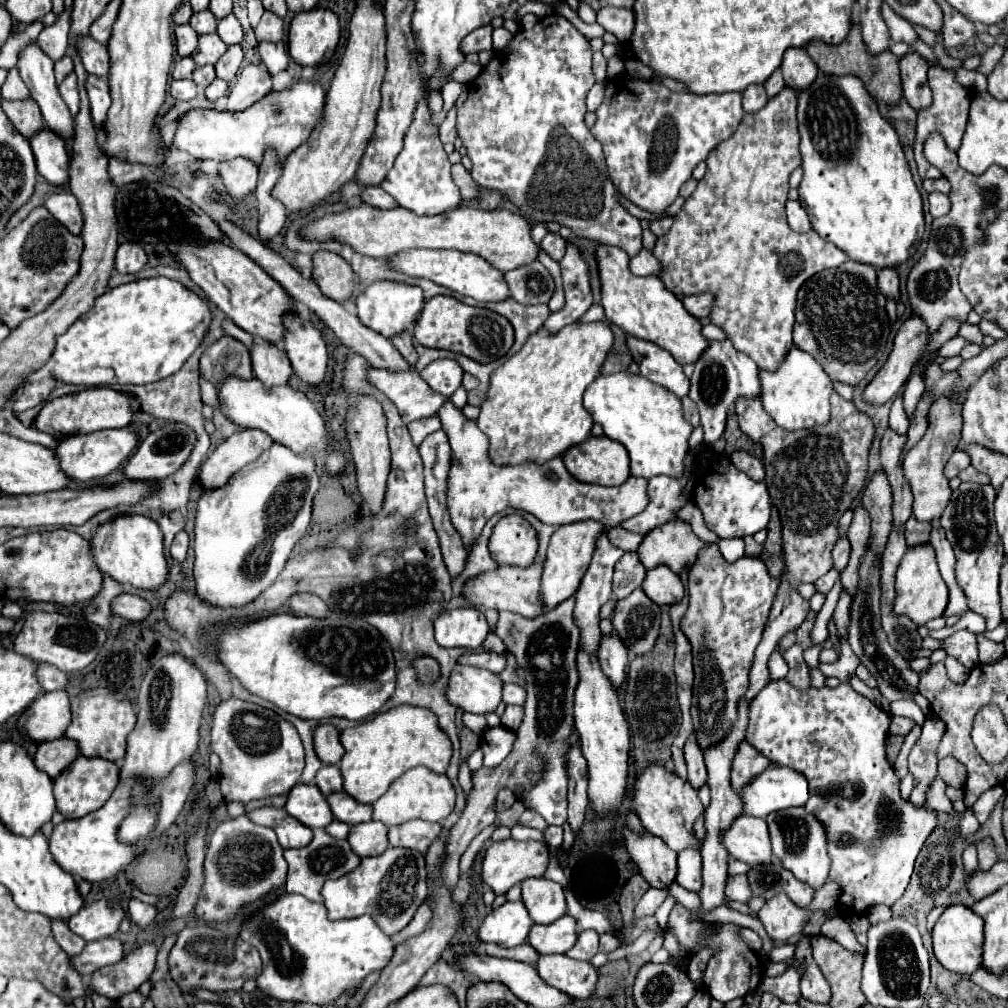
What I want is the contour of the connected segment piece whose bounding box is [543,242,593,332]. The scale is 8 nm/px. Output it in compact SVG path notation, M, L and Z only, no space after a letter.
M569 242L567 254L559 262L559 266L561 266L561 278L565 290L565 306L559 312L553 312L543 324L549 332L557 332L567 324L577 322L593 304L589 266L581 254L581 248Z

